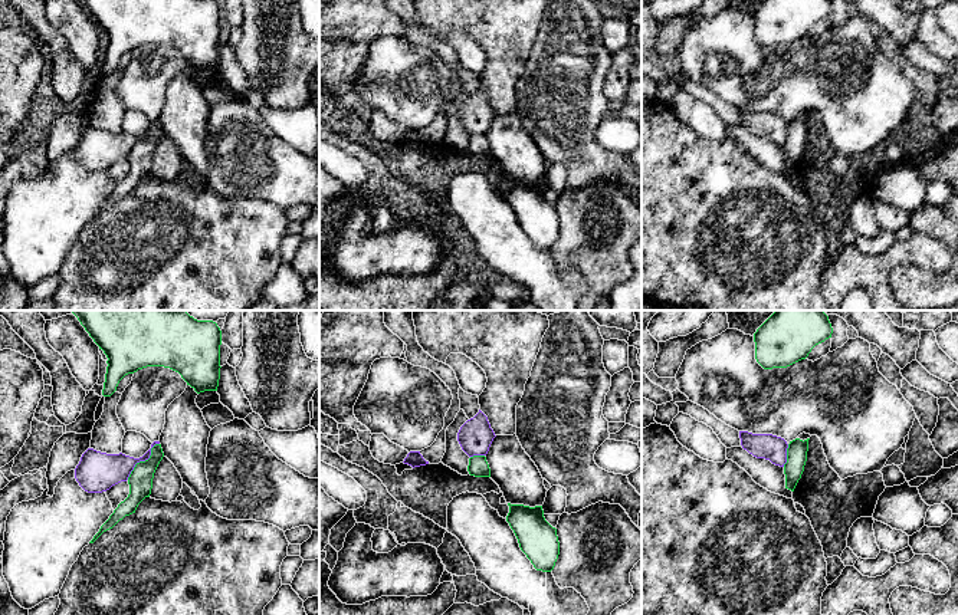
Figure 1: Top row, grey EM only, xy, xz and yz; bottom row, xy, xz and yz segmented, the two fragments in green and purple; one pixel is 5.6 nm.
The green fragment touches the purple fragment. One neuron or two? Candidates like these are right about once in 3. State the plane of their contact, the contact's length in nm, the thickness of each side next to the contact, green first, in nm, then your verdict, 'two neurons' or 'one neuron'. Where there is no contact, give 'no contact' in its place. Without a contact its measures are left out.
xy | 280 nm | 140/220 nm | two neurons

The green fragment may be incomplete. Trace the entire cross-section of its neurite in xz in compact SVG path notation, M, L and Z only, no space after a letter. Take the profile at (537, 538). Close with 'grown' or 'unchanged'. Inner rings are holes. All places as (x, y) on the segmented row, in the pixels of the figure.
M511 504L506 522L514 530L521 550L537 570L551 572L560 555L557 529L544 517L542 506Z; unchanged

